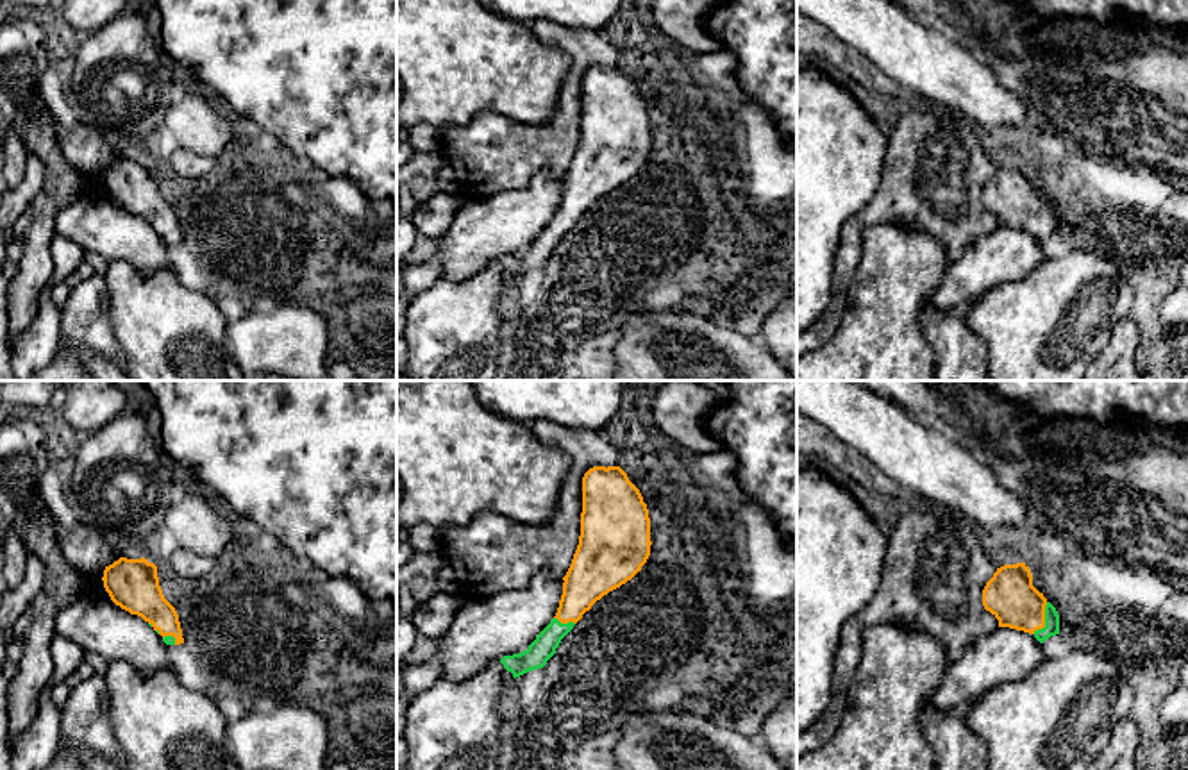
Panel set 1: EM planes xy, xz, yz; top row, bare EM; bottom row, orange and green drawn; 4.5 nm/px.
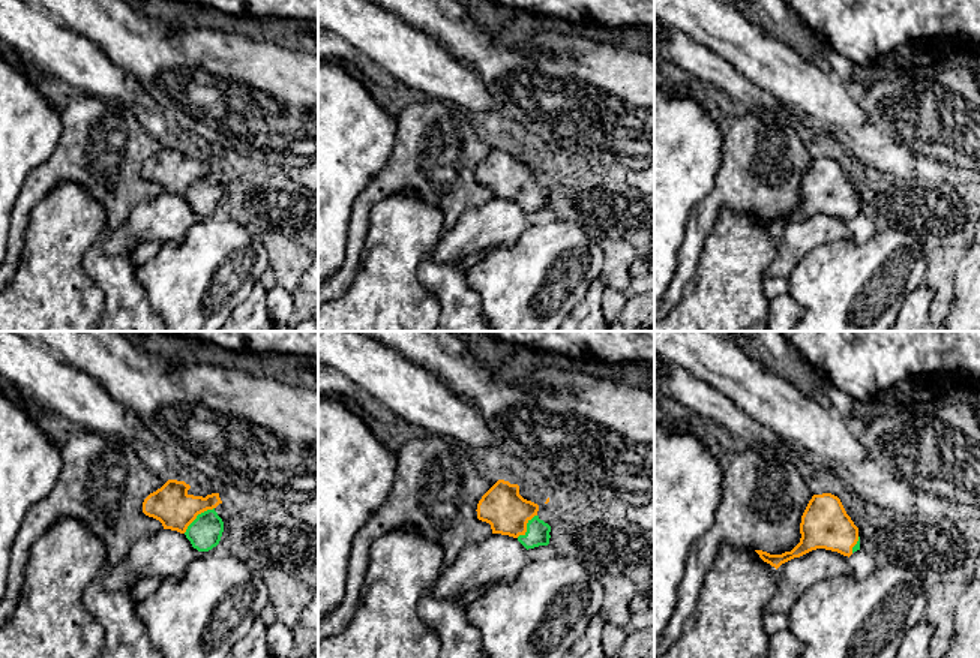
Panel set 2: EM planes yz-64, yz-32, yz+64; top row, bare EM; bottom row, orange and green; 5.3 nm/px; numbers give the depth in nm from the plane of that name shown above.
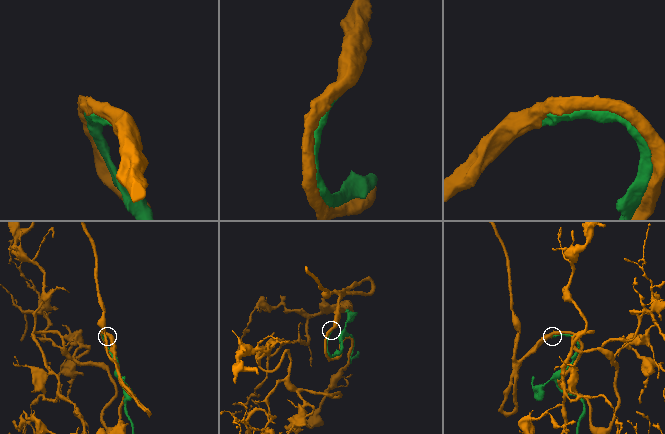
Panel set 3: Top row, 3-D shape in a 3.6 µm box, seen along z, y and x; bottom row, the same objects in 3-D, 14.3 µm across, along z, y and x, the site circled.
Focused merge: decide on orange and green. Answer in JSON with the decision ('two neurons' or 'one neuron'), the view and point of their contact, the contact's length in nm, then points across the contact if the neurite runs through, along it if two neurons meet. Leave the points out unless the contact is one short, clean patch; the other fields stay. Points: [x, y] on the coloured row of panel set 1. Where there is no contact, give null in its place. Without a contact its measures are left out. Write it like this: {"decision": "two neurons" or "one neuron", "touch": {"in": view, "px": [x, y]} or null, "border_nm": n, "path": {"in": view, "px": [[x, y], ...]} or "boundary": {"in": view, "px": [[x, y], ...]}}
{"decision": "one neuron", "touch": {"in": "yz", "px": [1044, 620]}, "border_nm": 160}

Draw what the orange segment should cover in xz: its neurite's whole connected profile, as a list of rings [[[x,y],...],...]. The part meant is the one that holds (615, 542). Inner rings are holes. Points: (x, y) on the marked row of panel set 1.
[[[593,466],[582,477],[581,536],[572,565],[563,577],[563,595],[550,624],[527,650],[504,656],[500,663],[513,677],[543,668],[556,654],[561,640],[591,606],[609,591],[631,581],[650,556],[650,518],[640,490],[620,466]]]

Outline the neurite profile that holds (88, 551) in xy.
[[[86,518],[75,529],[55,525],[55,538],[64,561],[88,582],[89,595],[114,604],[104,588],[104,570],[121,557],[116,540],[105,536]]]

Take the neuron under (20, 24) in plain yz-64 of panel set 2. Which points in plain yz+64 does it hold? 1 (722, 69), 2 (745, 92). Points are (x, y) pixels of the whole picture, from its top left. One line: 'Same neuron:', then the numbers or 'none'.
Same neuron: none

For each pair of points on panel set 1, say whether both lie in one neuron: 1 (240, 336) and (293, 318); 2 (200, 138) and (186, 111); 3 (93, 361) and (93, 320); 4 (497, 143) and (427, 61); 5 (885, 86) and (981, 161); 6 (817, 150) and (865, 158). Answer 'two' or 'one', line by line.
1: one
2: one
3: two
4: two
5: two
6: one

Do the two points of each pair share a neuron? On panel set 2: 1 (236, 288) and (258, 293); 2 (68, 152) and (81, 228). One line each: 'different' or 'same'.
1: different
2: different

